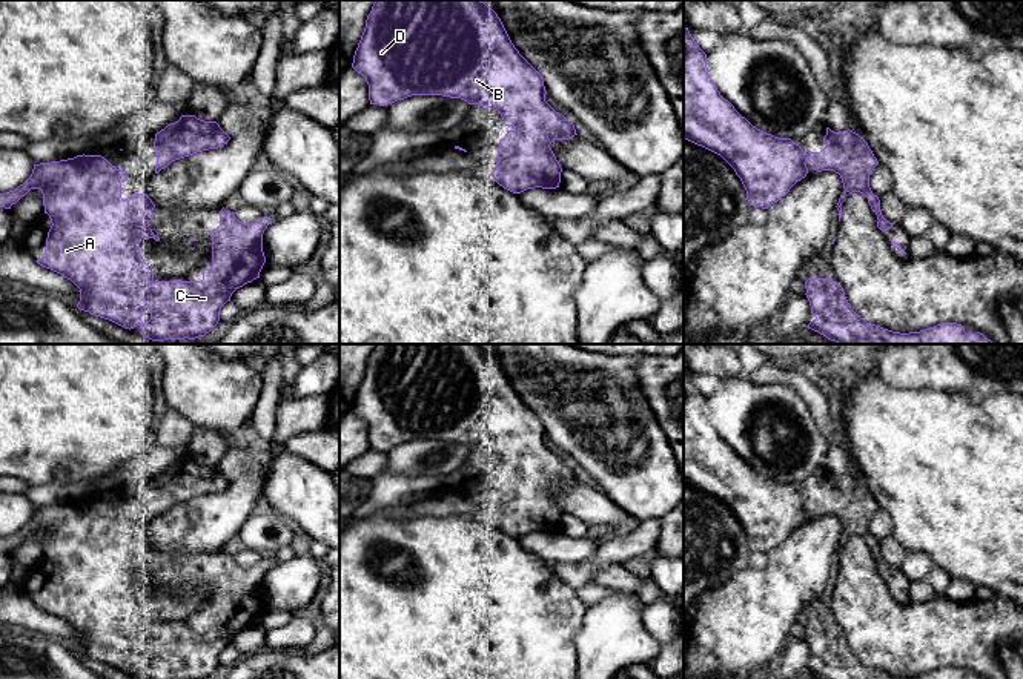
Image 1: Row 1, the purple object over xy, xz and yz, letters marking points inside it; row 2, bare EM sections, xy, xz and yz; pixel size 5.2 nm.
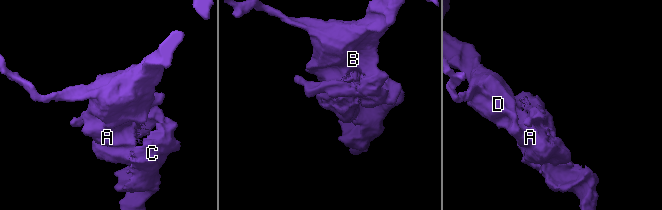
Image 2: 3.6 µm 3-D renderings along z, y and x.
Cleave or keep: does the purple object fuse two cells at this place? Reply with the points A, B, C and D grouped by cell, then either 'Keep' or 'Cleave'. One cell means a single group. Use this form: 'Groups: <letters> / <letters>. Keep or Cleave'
Groups: A B C D. Keep

